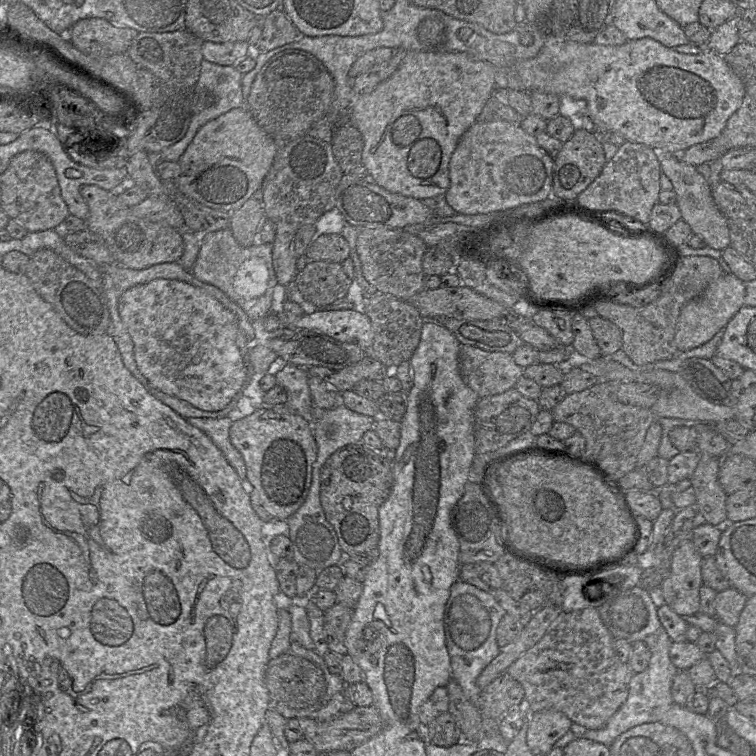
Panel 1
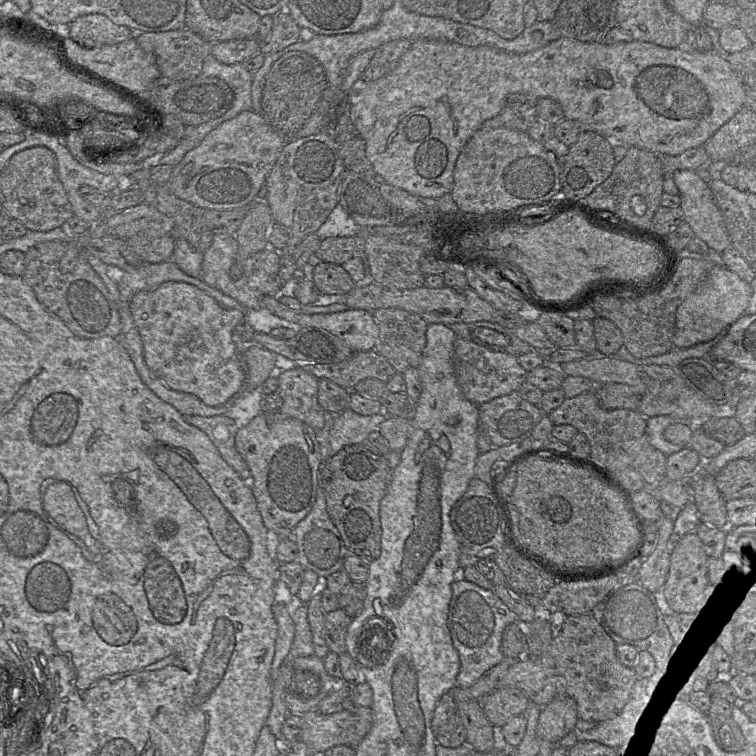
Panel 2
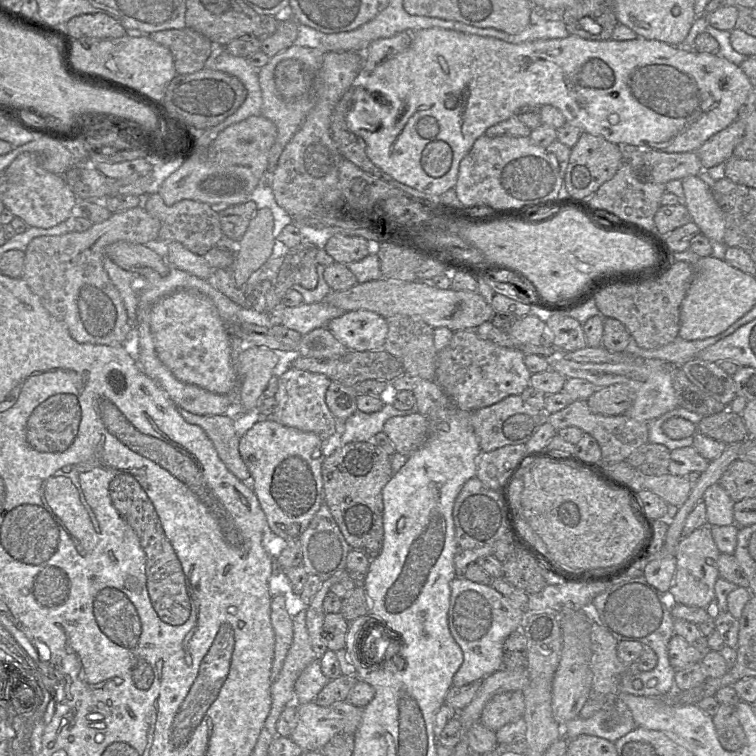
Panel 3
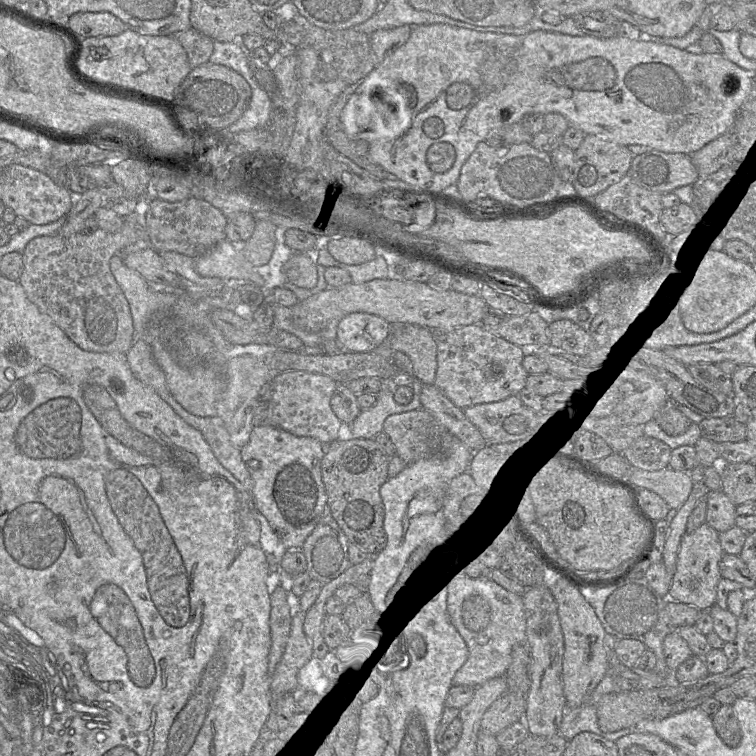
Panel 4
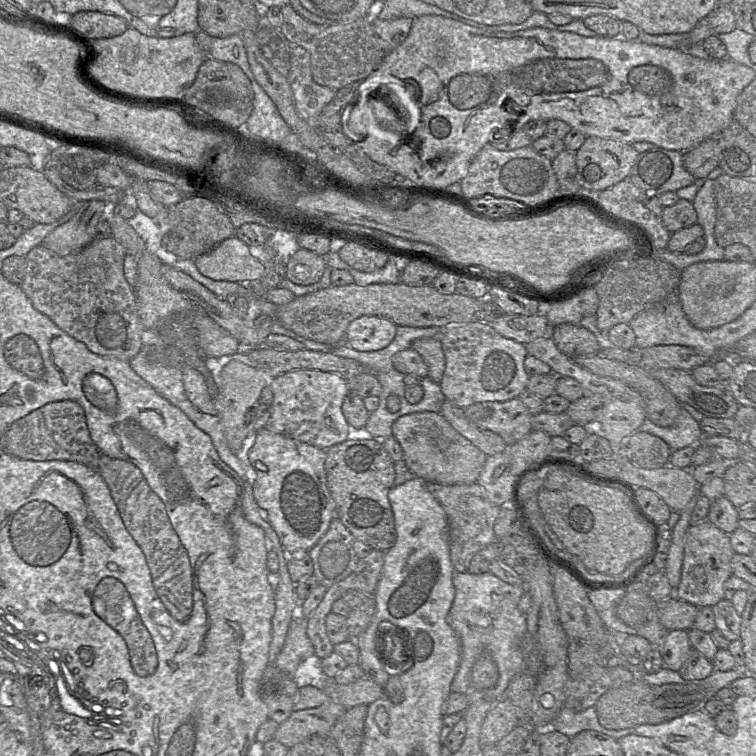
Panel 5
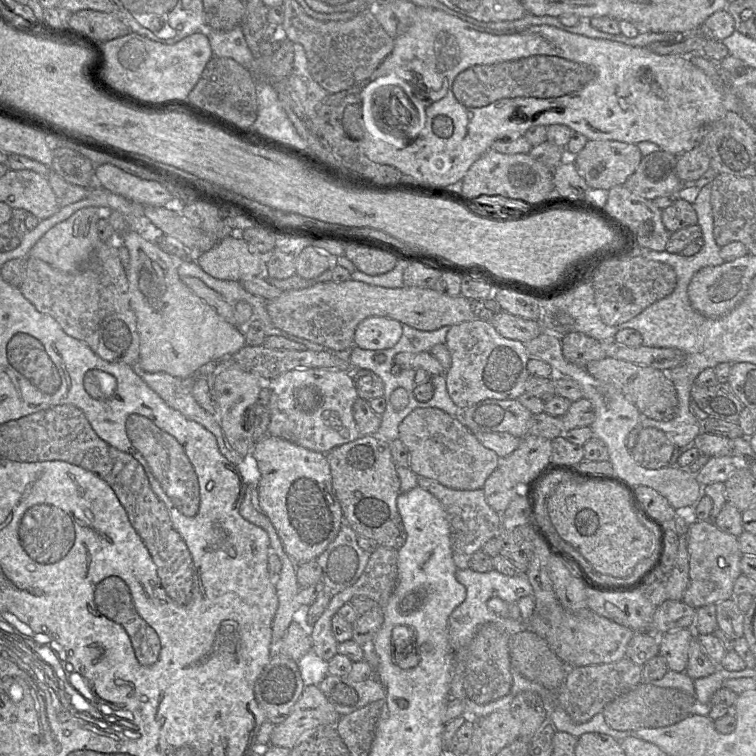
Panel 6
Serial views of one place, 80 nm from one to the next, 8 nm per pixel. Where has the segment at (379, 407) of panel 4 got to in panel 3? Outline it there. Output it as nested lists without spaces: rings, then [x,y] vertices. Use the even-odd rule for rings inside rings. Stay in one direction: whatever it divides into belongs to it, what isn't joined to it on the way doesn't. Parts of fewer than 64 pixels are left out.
[[[416,400],[414,407],[408,411],[397,410],[391,403],[384,403],[381,410],[373,413],[364,413],[357,410],[346,420],[339,421],[344,426],[340,444],[370,441],[383,430],[383,426],[389,418],[409,415],[416,411]]]

